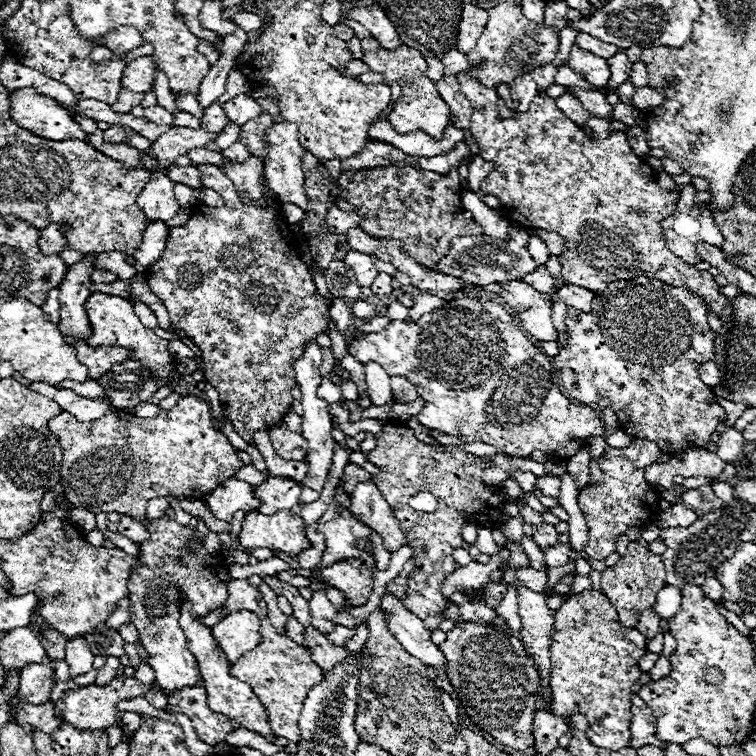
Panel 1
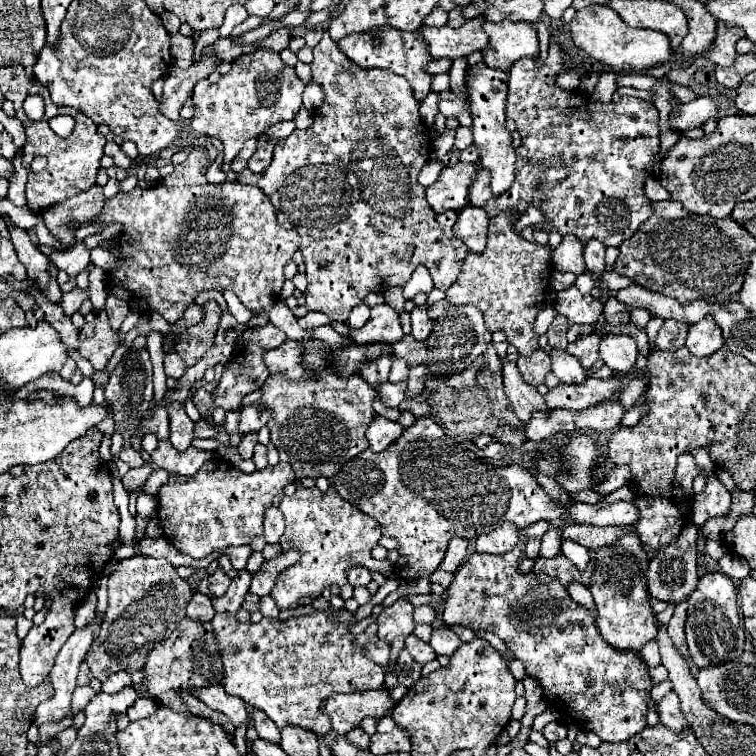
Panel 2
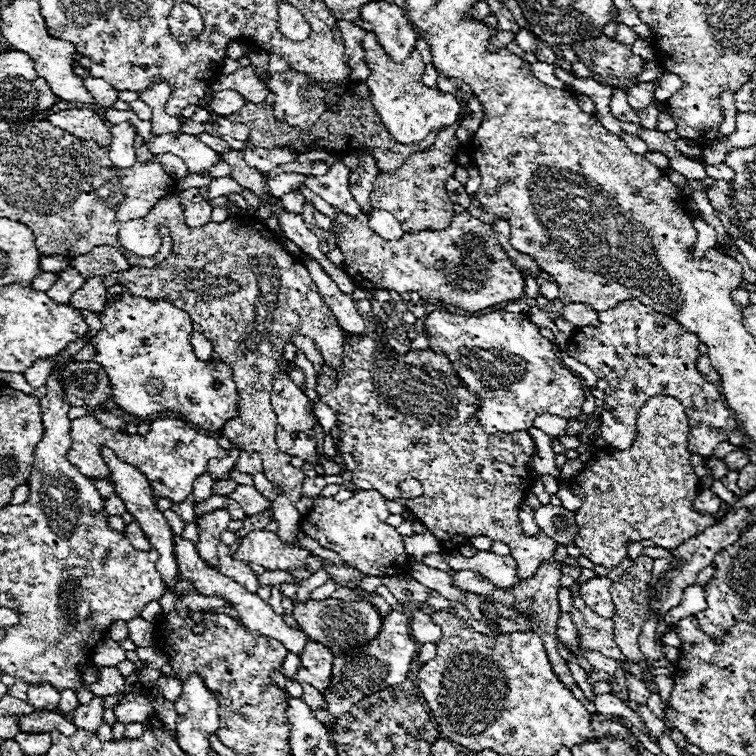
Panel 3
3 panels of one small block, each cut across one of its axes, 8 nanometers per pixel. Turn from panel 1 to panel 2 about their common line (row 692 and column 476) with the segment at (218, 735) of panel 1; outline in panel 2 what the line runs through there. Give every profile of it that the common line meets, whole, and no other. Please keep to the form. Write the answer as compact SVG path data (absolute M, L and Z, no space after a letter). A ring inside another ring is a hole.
M550 36L550 48L546 62L538 68L534 58L522 58L514 62L510 68L508 80L508 106L506 116L516 122L516 128L522 136L522 144L516 150L516 180L506 194L494 198L490 194L490 174L478 168L474 178L474 186L470 186L470 204L486 210L488 218L498 216L500 212L512 212L514 216L522 216L530 204L534 204L542 214L544 222L536 224L536 230L544 232L560 232L562 236L574 234L584 246L592 238L600 240L604 246L620 246L628 240L638 226L648 220L654 210L650 208L650 200L644 196L644 180L656 172L658 160L656 154L660 150L660 126L658 126L658 110L652 102L642 98L622 98L618 104L596 102L590 94L580 90L564 90L556 84L556 78L570 68L562 62L562 48ZM574 114L586 114L578 120L574 128ZM574 168L584 174L588 180L574 180Z

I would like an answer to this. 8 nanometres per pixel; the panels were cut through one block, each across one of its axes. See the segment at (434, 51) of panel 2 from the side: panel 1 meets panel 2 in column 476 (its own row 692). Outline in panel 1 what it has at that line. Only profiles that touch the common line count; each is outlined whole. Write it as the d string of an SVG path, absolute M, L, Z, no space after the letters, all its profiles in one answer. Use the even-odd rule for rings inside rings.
M48 654L40 664L26 664L20 670L20 686L16 696L26 698L30 704L42 704L50 700L52 668L54 668L54 662L48 658Z

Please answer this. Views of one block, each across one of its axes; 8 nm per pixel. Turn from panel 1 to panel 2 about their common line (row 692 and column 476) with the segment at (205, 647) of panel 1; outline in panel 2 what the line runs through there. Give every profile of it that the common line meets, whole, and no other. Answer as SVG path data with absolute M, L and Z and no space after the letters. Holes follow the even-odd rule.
M466 206L458 212L458 220L454 224L454 236L460 238L470 252L482 254L486 248L486 234L488 234L488 216L482 208Z

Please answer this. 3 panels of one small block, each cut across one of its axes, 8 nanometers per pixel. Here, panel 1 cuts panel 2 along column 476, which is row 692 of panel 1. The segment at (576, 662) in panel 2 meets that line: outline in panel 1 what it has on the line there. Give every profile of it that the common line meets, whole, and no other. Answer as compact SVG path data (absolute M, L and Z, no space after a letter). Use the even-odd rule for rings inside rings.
M584 590L568 598L554 612L552 634L552 694L554 712L560 716L584 714L588 720L586 738L604 750L620 750L630 744L632 684L638 682L638 662L646 654L648 640L636 630L618 622L610 600L596 590Z

